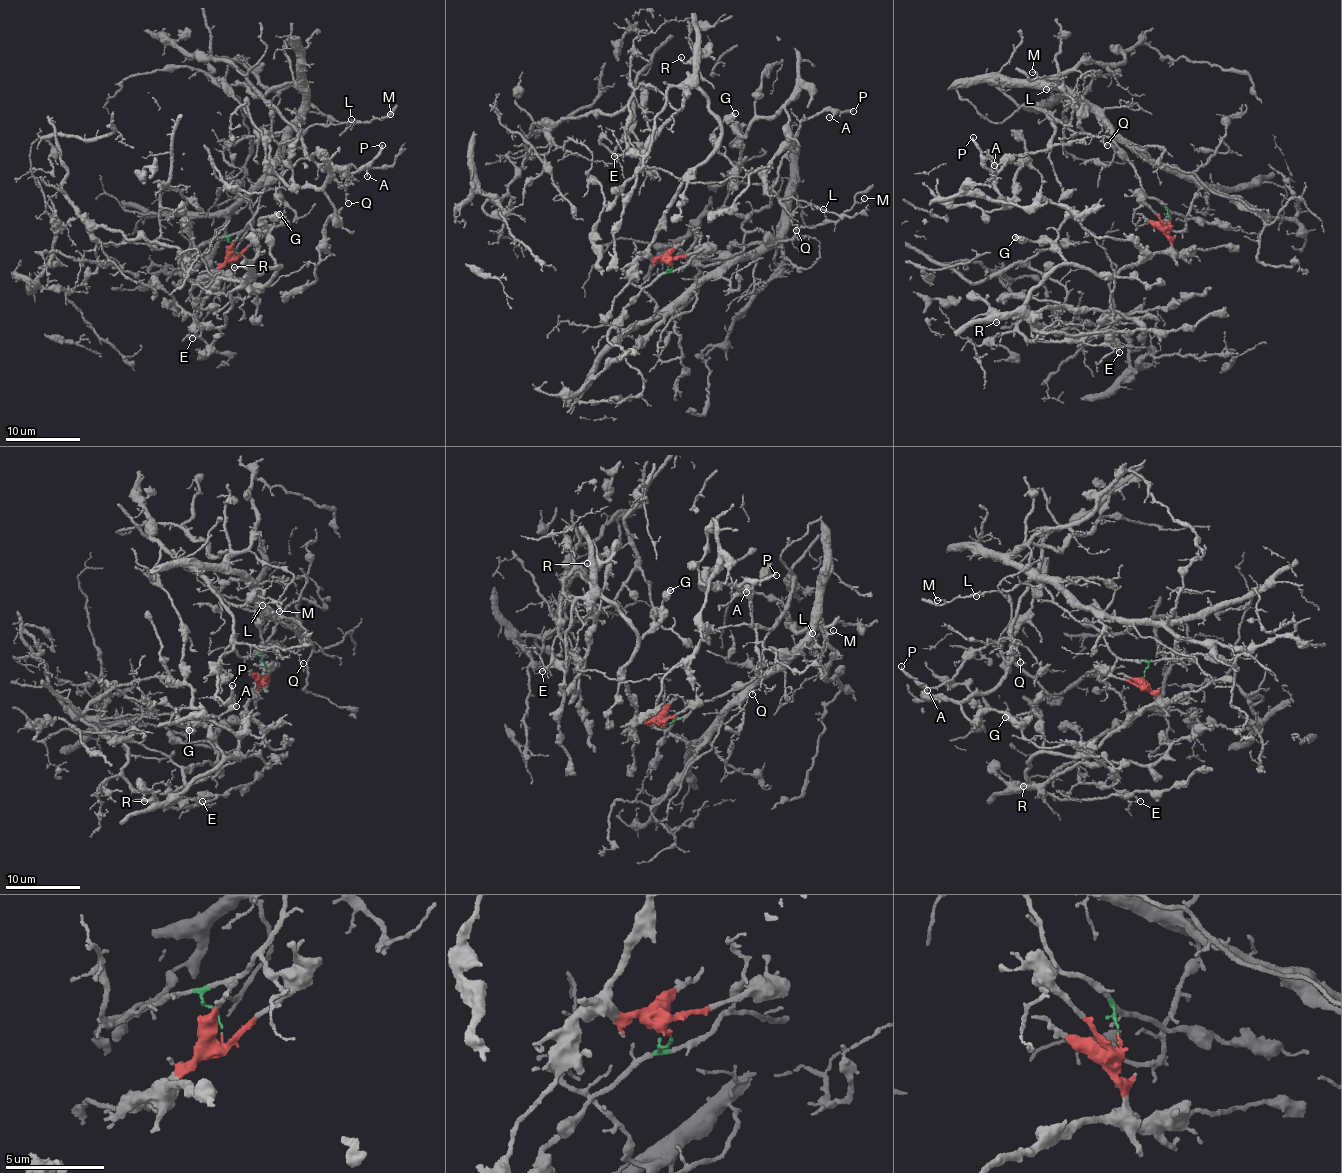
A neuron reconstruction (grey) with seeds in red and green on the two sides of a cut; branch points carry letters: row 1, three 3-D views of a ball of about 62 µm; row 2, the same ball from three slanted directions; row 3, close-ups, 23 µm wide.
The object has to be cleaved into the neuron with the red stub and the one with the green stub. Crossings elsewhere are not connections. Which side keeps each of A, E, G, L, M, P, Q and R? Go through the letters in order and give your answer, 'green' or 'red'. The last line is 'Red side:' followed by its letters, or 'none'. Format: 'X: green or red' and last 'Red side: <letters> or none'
A: green
E: red
G: red
L: green
M: green
P: green
Q: green
R: red
Red side: E, G, R

